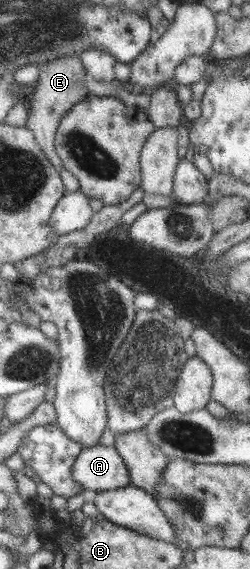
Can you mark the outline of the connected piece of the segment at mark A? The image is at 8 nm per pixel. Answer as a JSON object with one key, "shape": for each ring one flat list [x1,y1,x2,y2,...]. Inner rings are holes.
{"shape":[[100,443,82,449,74,461,73,477,83,486,86,494,122,488,131,484,130,471,117,448]]}

